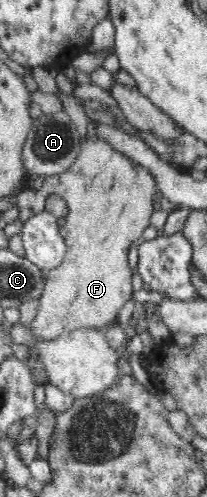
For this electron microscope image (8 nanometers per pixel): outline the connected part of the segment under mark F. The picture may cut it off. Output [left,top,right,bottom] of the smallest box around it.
[17,135,160,343]

